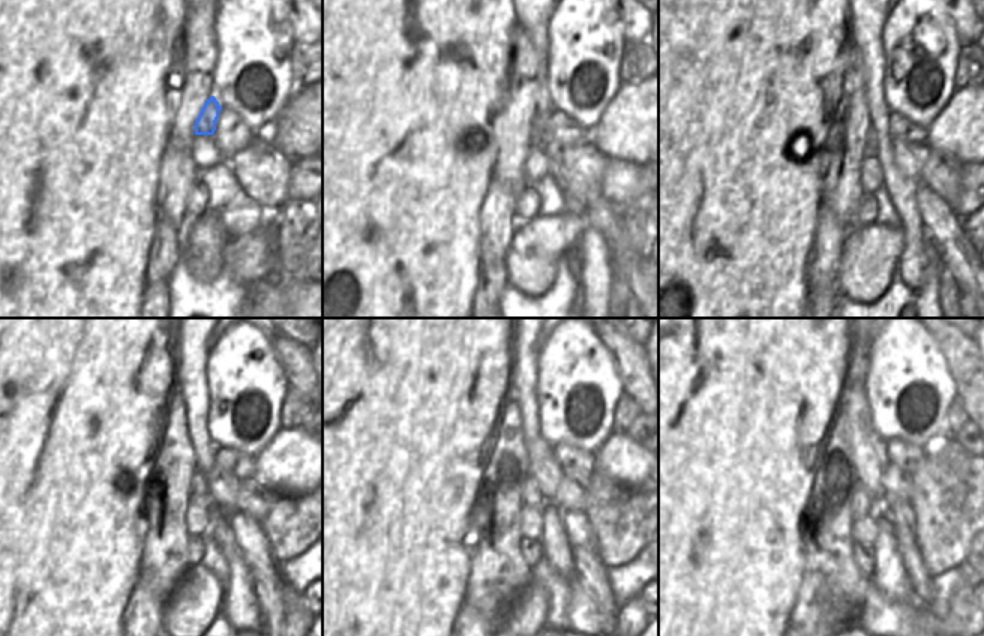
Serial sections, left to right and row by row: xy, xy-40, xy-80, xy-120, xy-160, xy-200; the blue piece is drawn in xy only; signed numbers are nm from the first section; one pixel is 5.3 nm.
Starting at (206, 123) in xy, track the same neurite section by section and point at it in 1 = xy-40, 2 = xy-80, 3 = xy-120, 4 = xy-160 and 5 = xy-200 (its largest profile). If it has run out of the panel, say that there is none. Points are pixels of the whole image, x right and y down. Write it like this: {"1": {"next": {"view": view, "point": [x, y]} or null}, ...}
{"1": {"next": {"view": "xy-40", "point": [540, 123]}}, "2": {"next": {"view": "xy-80", "point": [870, 147]}}, "3": {"next": {"view": "xy-120", "point": [197, 488]}}, "4": {"next": {"view": "xy-160", "point": [531, 497]}}, "5": {"next": {"view": "xy-200", "point": [863, 501]}}}

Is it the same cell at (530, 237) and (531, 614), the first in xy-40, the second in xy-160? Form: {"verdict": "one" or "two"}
{"verdict": "one"}

